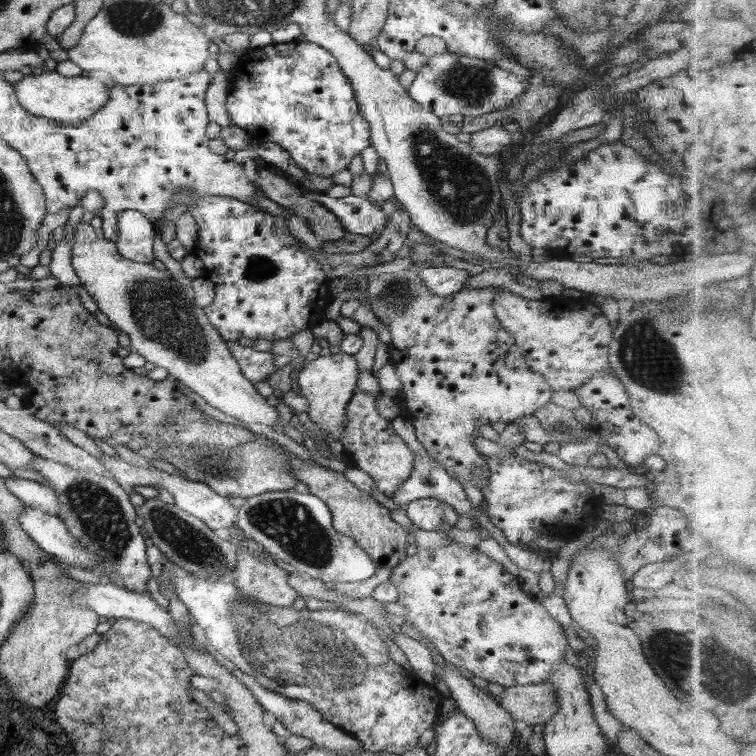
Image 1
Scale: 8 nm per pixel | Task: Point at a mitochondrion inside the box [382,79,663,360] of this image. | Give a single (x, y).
(459, 185)

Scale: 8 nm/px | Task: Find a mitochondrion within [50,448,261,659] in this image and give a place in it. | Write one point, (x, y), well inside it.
(96, 510)

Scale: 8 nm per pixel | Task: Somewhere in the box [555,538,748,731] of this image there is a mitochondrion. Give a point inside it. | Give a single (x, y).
(671, 648)

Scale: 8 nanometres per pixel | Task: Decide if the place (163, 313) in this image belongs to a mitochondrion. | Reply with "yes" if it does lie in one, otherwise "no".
yes

